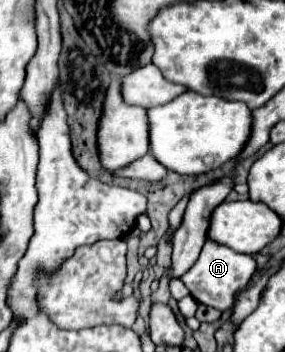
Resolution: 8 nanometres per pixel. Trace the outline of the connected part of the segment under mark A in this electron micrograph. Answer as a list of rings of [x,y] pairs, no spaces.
[[[206,241],[194,267],[188,273],[184,273],[180,279],[198,303],[224,311],[234,303],[234,293],[250,281],[254,271],[256,271],[256,261],[252,255],[242,255],[232,251],[230,247],[222,247],[214,241]]]

